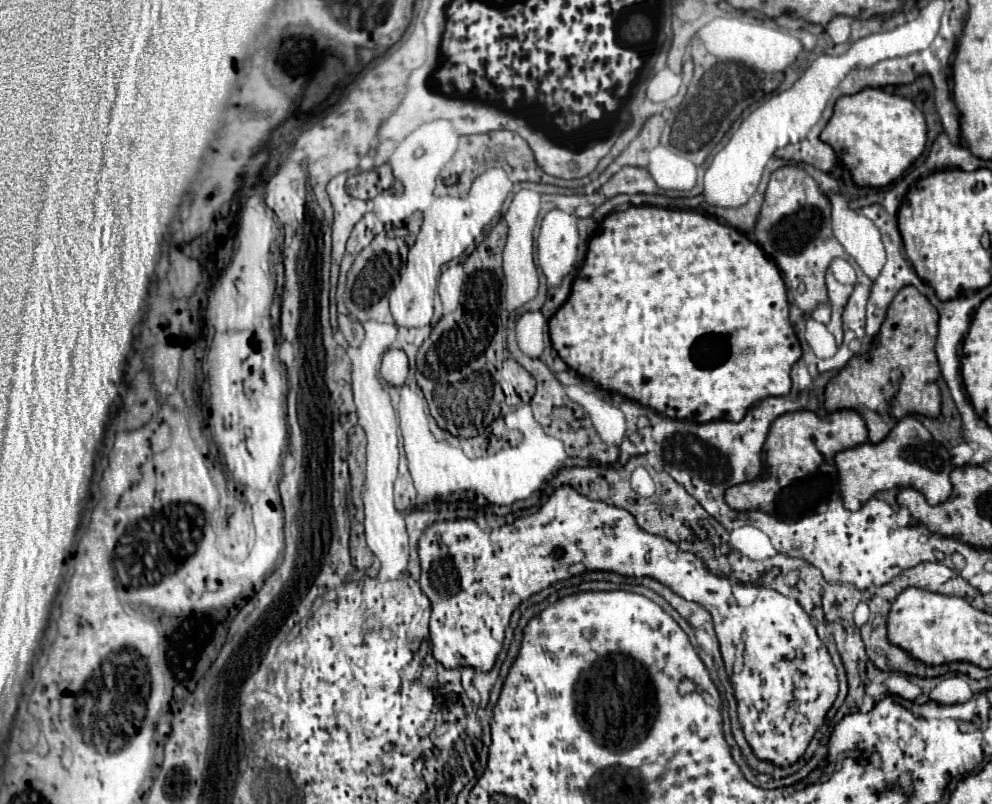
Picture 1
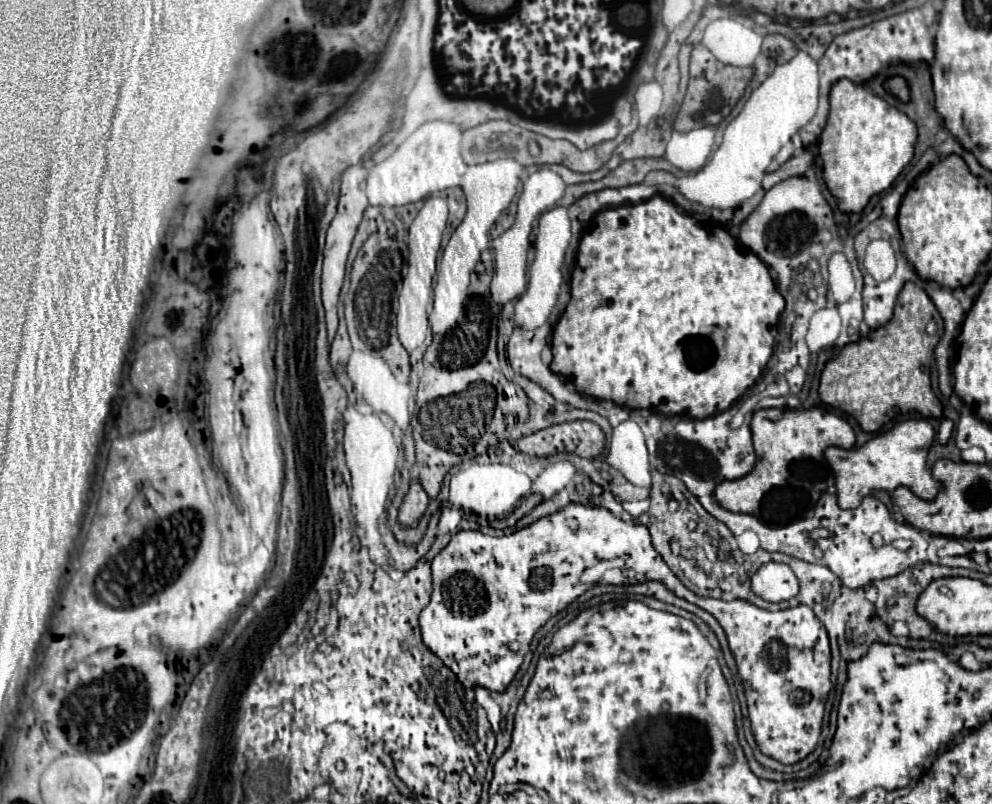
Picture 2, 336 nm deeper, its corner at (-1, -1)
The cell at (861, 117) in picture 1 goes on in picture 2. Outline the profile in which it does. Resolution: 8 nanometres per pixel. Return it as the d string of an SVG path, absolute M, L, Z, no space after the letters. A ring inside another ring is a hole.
M849 79L833 83L829 103L829 119L819 139L823 179L841 213L861 213L869 199L889 189L903 167L911 161L917 127L905 113Z

